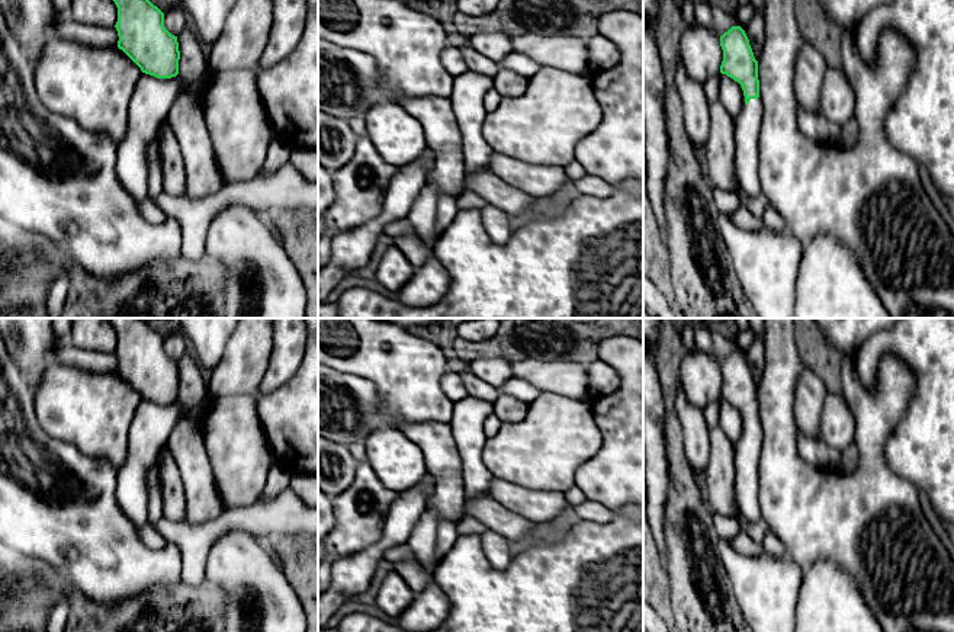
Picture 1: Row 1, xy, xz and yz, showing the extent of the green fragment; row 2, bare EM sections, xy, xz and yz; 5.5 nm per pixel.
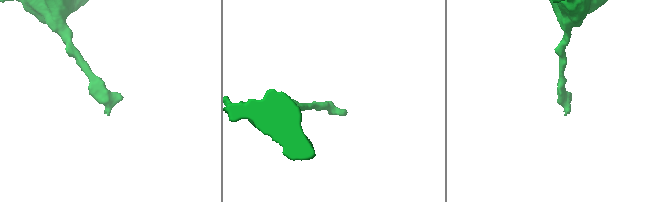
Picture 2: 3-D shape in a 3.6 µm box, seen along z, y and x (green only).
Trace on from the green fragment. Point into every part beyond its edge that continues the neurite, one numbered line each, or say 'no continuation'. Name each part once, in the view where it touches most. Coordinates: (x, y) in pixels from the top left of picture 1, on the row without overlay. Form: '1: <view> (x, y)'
1: yz (747, 451)

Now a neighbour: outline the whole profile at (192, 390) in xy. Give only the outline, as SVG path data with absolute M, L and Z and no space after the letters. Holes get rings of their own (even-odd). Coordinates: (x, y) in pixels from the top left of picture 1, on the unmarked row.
M187 353L177 362L180 385L179 401L184 410L200 404L208 394L208 382L203 379L202 368Z

